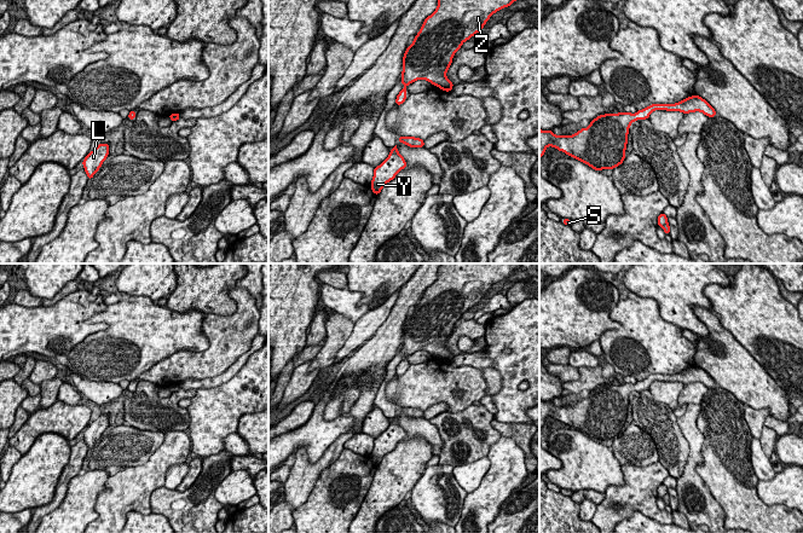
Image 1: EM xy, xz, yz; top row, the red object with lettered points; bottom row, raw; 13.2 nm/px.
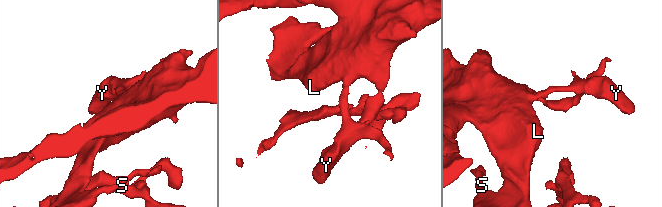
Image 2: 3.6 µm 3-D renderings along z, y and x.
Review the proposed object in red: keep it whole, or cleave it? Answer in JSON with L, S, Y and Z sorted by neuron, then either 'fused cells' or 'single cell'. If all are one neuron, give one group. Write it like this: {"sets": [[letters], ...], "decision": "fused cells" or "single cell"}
{"sets": [["L", "S", "Y", "Z"]], "decision": "single cell"}

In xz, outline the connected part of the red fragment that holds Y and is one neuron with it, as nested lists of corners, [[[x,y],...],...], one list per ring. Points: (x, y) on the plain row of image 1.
[[[397,416],[392,418],[389,427],[376,439],[374,439],[374,448],[371,451],[371,460],[377,467],[382,458],[393,451],[398,442],[406,439],[406,433],[399,425]]]

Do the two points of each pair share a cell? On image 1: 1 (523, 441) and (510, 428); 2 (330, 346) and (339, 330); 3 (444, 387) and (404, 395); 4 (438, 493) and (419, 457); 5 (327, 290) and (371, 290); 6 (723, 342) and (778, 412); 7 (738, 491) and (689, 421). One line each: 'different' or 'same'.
1: same
2: same
3: same
4: different
5: different
6: same
7: different

